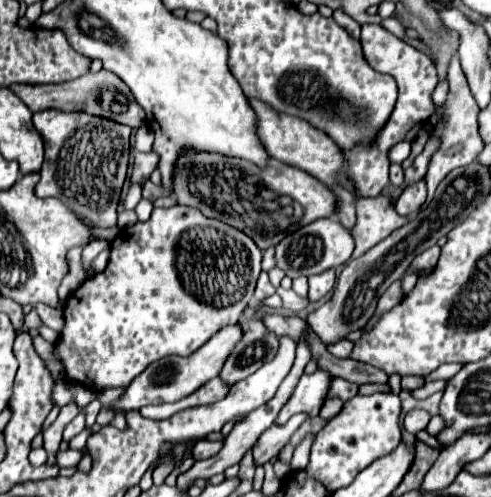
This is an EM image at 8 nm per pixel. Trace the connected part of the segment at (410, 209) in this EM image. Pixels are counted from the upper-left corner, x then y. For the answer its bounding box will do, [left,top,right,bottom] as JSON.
[394,182,426,216]

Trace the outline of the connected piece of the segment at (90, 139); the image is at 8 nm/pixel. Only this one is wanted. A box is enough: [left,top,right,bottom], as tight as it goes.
[34,110,130,228]

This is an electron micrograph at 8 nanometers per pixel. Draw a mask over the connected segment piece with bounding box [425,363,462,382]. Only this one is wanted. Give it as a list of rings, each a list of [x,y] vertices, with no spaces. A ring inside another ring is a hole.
[[[443,364],[436,370],[431,372],[426,378],[426,382],[436,381],[436,380],[448,380],[456,375],[462,368],[461,364]]]

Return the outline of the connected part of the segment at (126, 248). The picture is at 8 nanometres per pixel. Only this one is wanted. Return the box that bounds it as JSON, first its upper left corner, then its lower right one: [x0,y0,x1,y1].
[54,206,262,392]

